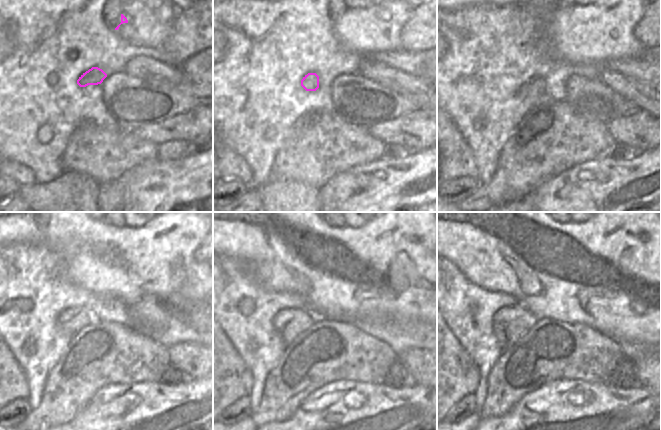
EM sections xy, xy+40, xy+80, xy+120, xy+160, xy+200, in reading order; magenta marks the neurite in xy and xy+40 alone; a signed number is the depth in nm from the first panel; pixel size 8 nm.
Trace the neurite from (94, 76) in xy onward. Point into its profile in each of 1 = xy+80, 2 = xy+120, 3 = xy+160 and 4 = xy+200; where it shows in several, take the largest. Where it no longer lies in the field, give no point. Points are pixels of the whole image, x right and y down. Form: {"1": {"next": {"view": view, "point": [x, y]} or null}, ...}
{"1": {"next": {"view": "xy+80", "point": [535, 86]}}, "2": {"next": {"view": "xy+120", "point": [71, 321]}}, "3": {"next": {"view": "xy+160", "point": [289, 323]}}, "4": {"next": {"view": "xy+200", "point": [509, 323]}}}

